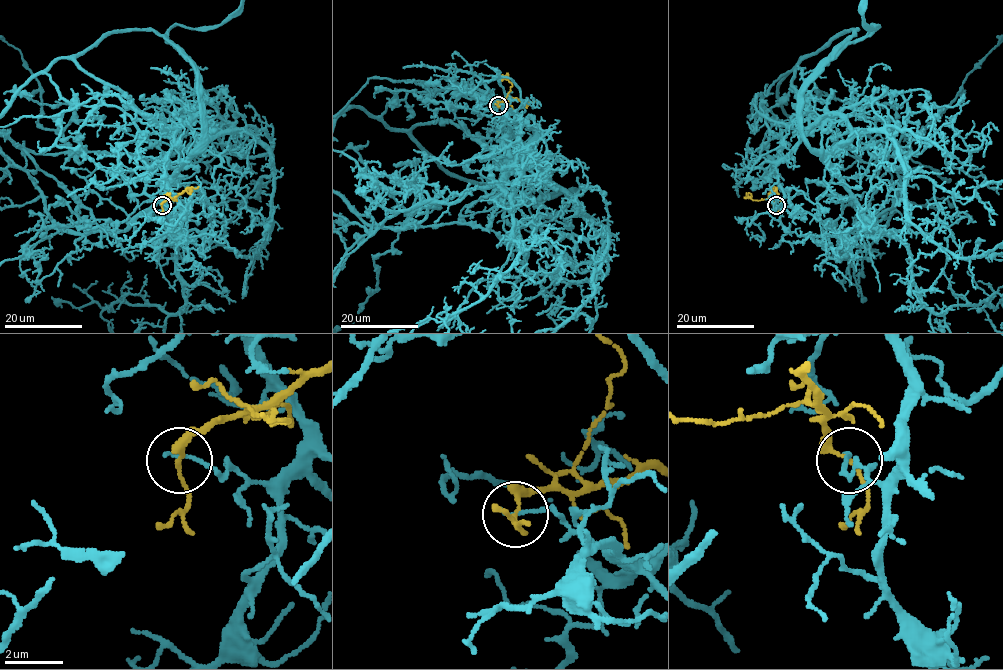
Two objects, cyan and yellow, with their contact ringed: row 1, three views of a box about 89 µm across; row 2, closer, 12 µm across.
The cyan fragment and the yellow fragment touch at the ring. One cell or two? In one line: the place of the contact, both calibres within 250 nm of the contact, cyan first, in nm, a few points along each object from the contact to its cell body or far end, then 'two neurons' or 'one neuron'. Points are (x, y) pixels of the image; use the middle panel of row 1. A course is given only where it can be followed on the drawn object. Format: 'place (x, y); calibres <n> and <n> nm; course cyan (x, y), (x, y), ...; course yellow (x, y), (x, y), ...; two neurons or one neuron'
place (498, 105); calibres 140 and 130 nm; course yellow (497, 105), (506, 101), (512, 86), (503, 77), (501, 81); two neurons

